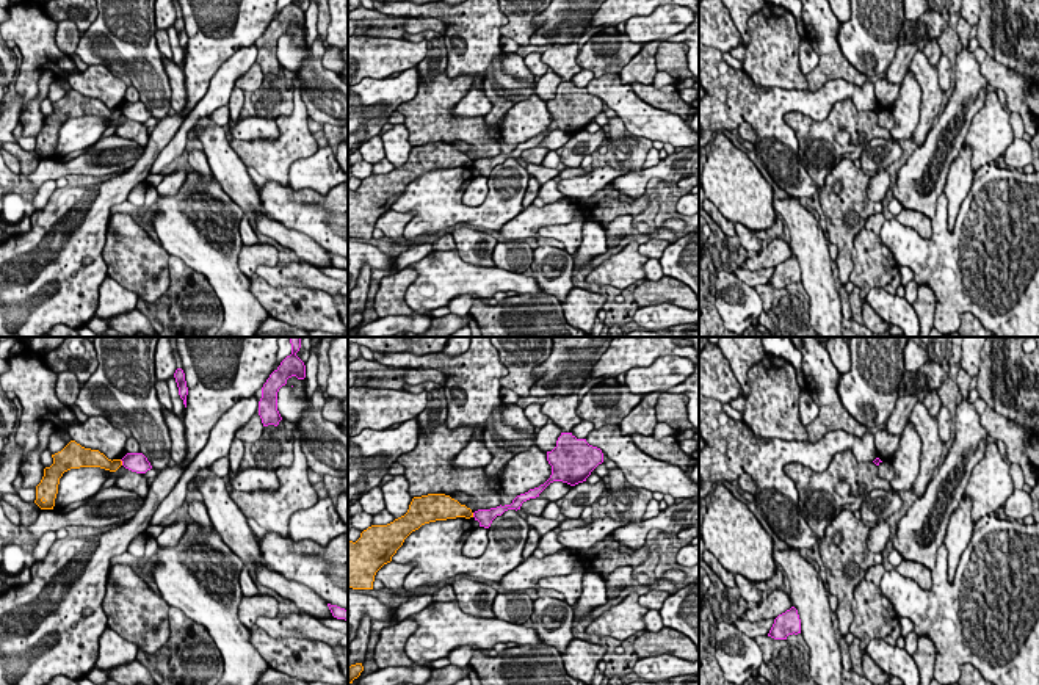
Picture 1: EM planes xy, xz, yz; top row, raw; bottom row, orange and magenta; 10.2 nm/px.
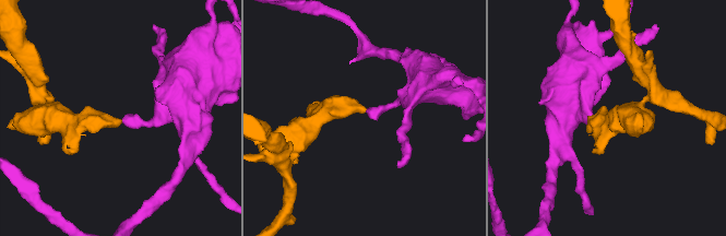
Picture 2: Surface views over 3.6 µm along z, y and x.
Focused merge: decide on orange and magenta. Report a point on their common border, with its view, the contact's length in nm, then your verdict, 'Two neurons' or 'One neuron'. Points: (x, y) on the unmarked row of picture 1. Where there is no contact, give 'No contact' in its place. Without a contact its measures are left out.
Touches orange at xy (121, 112). Shared border 70 nm. Two neurons

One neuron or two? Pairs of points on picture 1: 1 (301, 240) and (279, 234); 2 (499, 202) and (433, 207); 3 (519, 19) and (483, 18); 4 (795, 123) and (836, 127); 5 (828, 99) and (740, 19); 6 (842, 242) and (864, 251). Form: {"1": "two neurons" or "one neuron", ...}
{"1": "one neuron", "2": "one neuron", "3": "two neurons", "4": "one neuron", "5": "two neurons", "6": "two neurons"}

